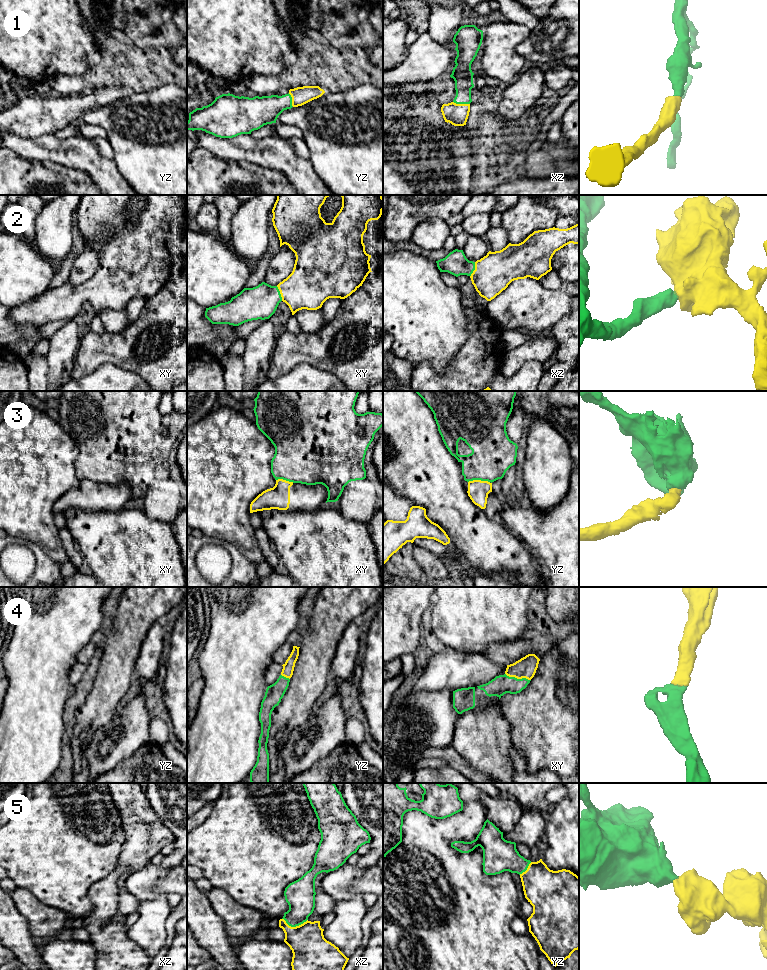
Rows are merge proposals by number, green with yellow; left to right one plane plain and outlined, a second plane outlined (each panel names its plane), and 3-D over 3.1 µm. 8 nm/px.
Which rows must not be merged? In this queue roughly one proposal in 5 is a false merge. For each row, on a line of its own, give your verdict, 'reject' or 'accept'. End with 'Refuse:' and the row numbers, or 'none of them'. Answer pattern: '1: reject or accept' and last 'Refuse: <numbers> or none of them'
1: accept
2: accept
3: reject
4: accept
5: accept
Refuse: 3

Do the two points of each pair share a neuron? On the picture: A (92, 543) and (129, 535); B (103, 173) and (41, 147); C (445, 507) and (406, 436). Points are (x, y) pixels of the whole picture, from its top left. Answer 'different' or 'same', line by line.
A: same
B: same
C: same

